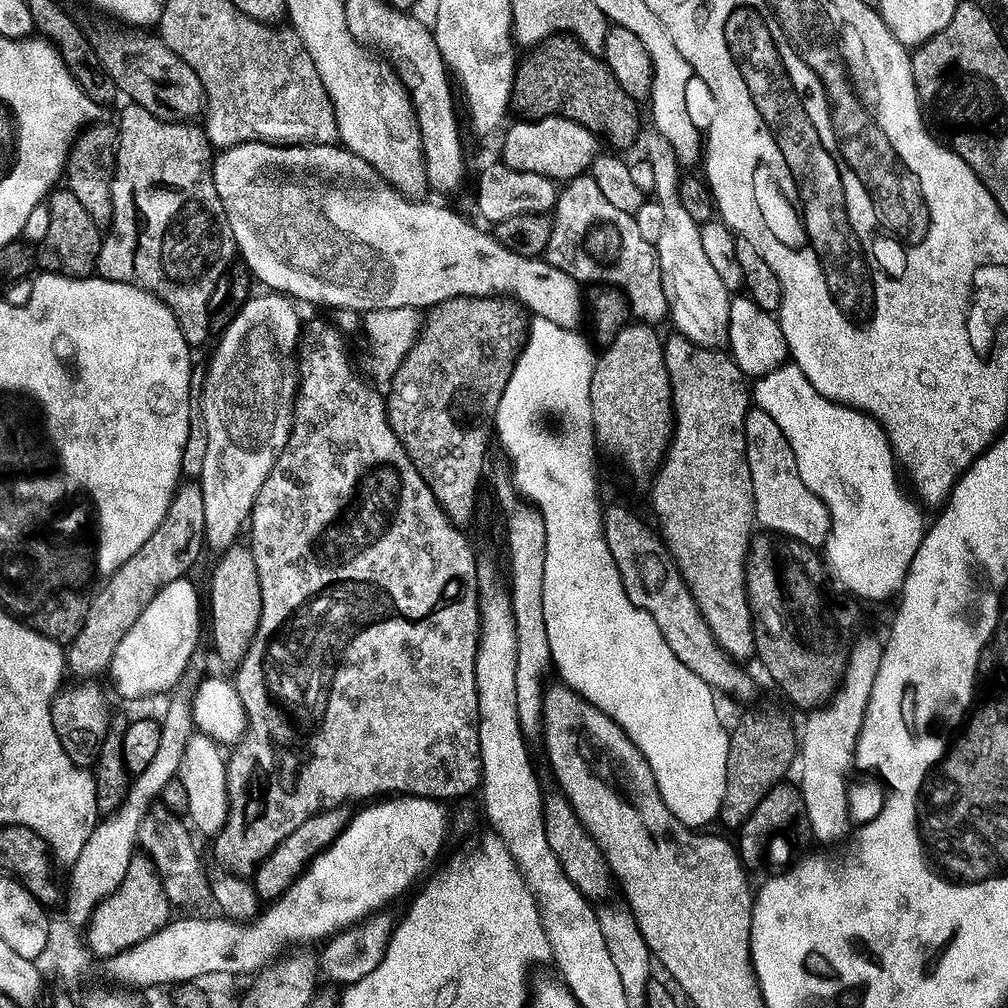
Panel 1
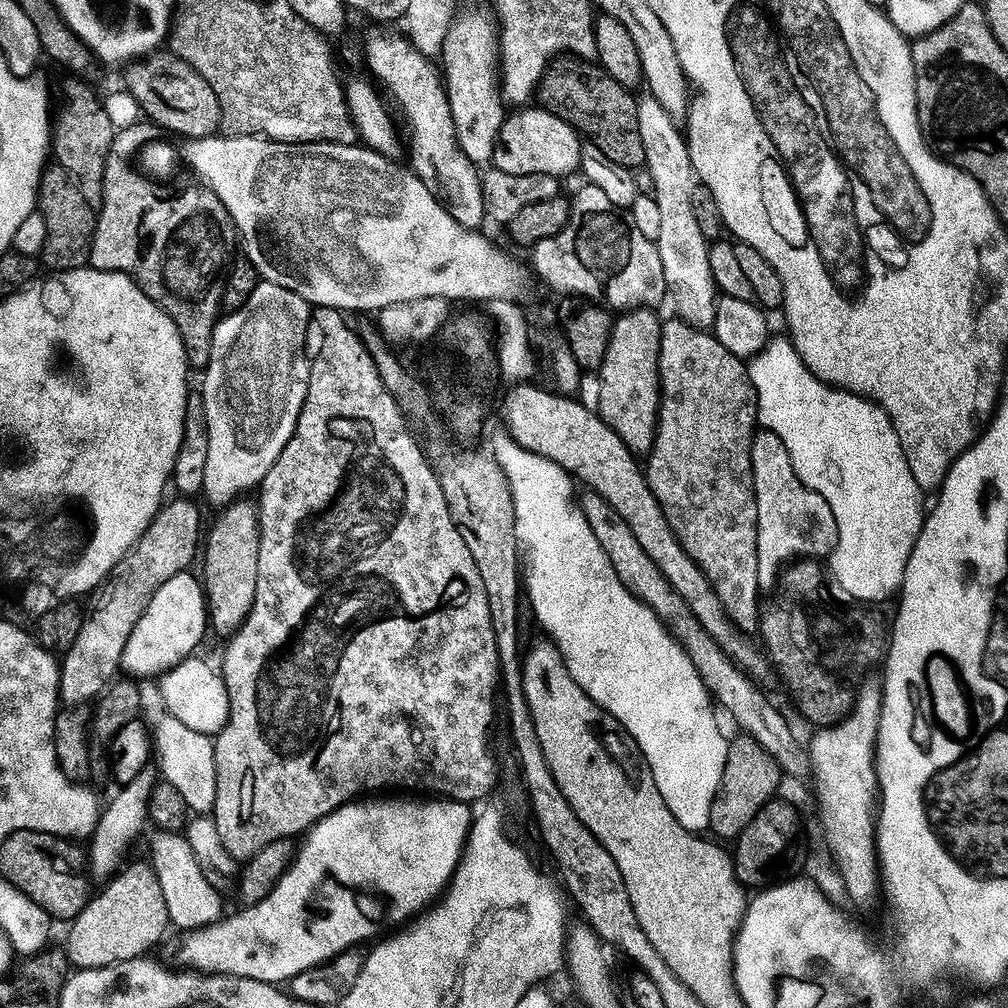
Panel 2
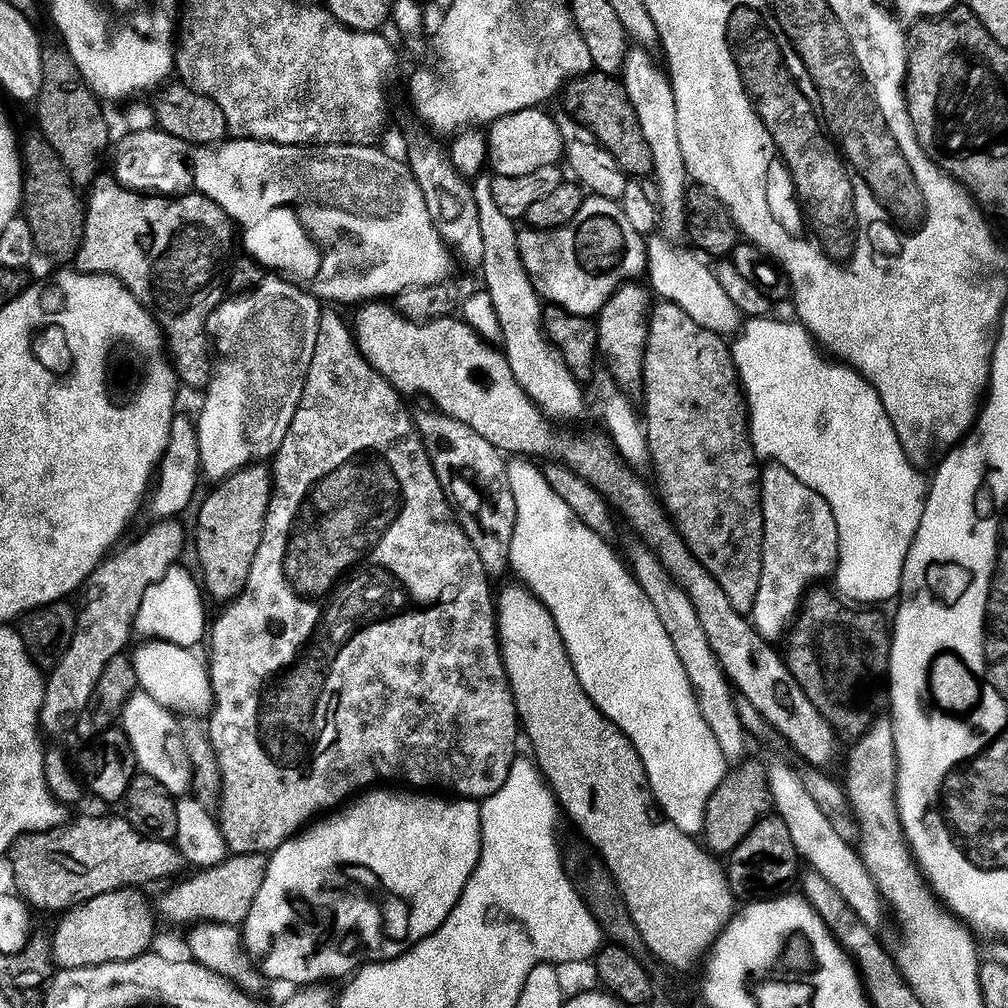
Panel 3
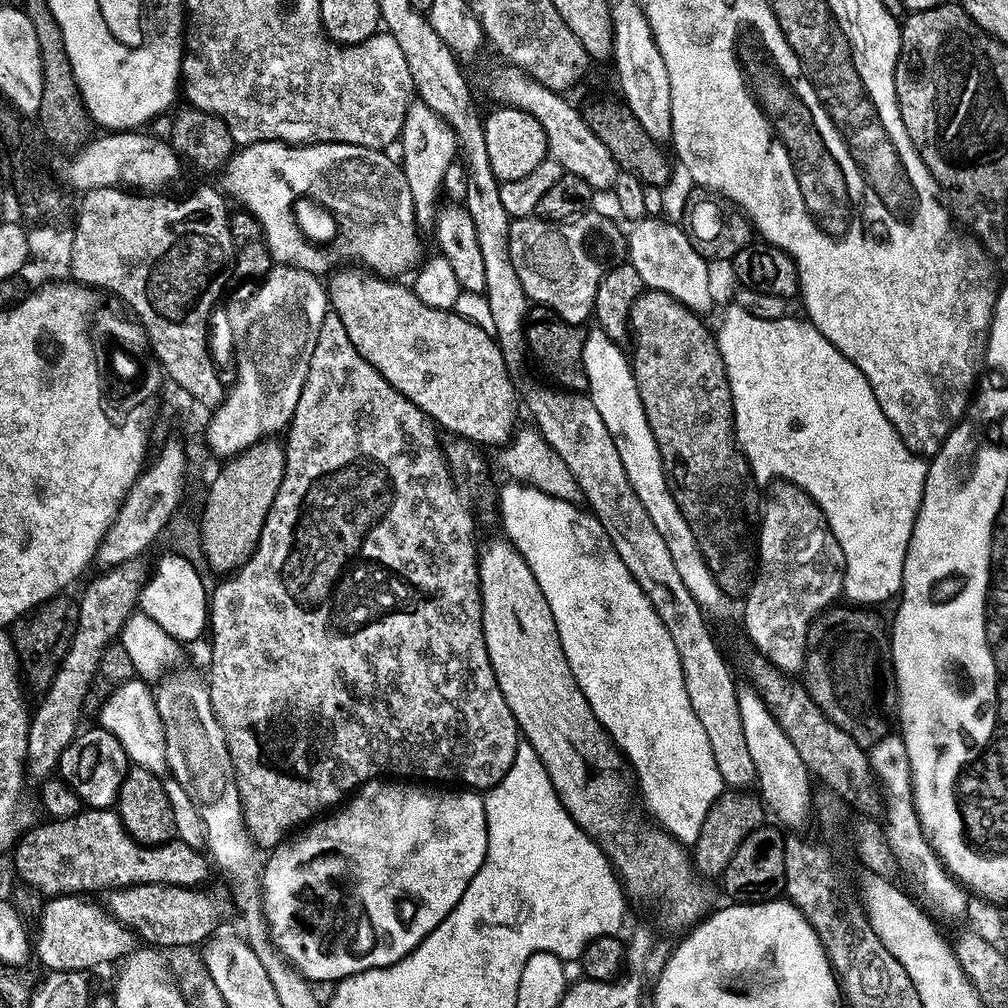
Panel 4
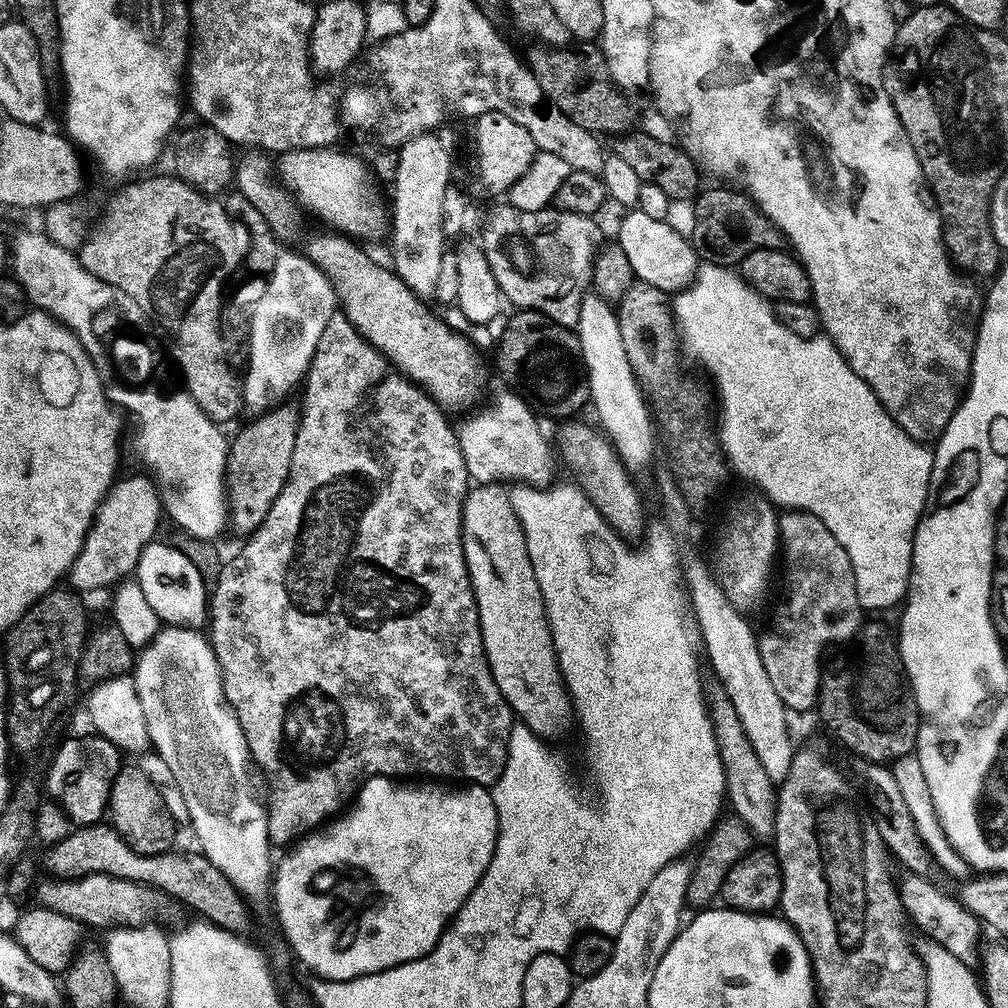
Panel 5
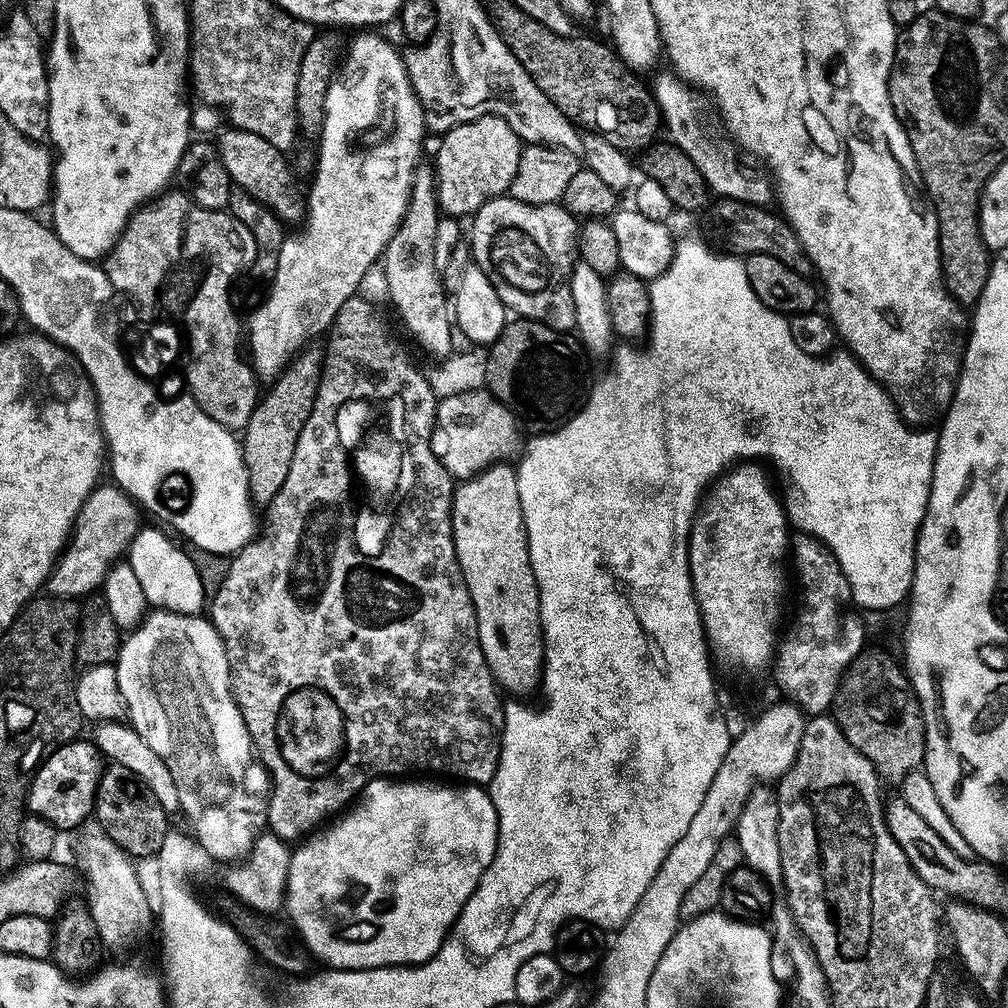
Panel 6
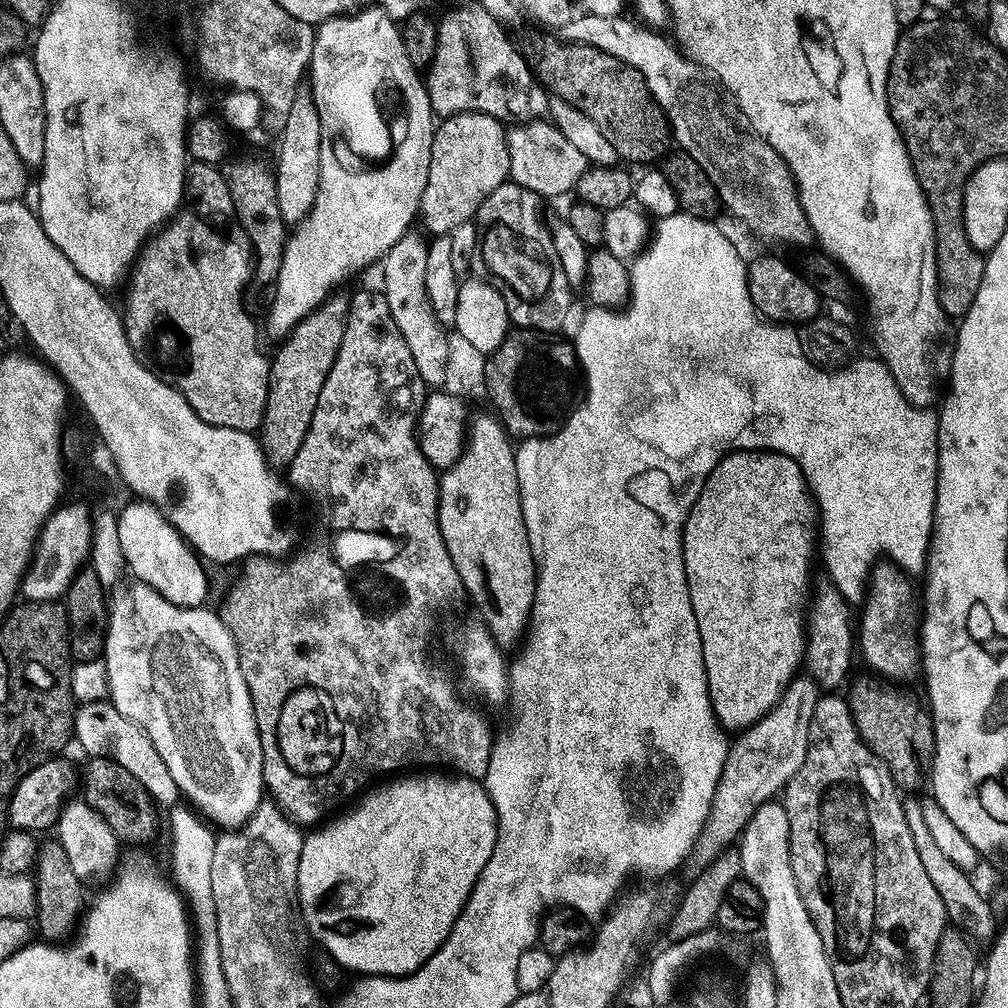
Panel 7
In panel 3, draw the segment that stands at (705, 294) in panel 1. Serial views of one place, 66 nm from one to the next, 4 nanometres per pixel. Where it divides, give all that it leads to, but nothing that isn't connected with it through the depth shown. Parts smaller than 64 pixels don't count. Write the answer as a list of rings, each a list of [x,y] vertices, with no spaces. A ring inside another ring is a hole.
[[[639,46],[629,47],[624,67],[622,83],[638,114],[638,126],[642,126],[642,138],[650,146],[652,179],[658,186],[659,200],[658,224],[661,231],[668,236],[681,234],[687,229],[685,206],[687,204],[688,175],[685,170],[685,159],[682,157],[682,145],[678,143],[678,114],[674,106],[671,79],[663,67],[656,65],[653,53]]]

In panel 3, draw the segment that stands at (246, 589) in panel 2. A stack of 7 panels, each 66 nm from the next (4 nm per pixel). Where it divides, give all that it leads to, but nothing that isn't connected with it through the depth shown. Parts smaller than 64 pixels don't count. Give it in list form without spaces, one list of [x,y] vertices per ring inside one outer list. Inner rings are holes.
[[[267,463],[248,464],[237,472],[231,472],[225,480],[215,481],[213,488],[216,489],[201,502],[196,512],[196,556],[200,559],[198,576],[203,591],[209,597],[212,595],[219,602],[227,602],[246,586],[250,562],[254,562],[254,554],[258,554],[258,542],[262,542],[264,519],[268,513],[268,497],[272,494],[272,473]]]

